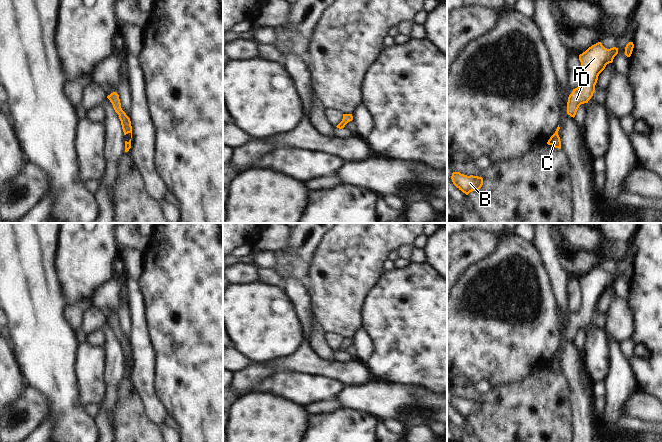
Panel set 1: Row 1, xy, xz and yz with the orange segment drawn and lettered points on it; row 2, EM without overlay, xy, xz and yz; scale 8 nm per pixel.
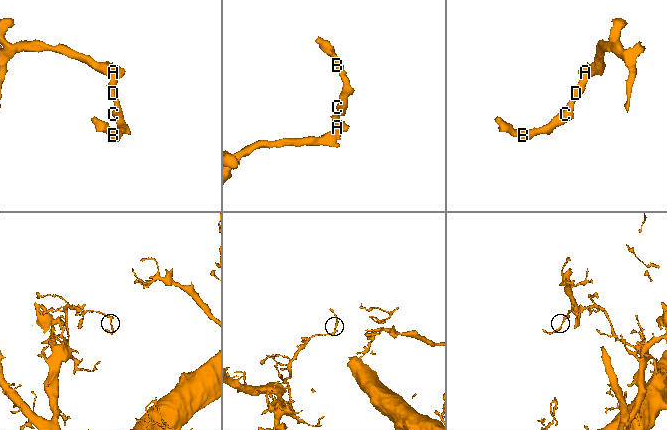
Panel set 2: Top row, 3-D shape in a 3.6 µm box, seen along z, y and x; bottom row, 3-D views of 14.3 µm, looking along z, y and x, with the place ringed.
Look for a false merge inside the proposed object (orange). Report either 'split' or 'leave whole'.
leave whole

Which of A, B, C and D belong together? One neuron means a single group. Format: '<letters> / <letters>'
A B C D

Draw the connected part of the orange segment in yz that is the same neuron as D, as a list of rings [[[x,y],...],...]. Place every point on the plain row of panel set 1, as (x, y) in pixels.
[[[601,266],[589,271],[579,279],[582,292],[582,304],[580,309],[573,313],[568,321],[567,338],[575,341],[581,328],[588,327],[595,316],[595,309],[599,298],[605,293],[606,289],[613,286],[618,278],[618,272],[605,272]]]

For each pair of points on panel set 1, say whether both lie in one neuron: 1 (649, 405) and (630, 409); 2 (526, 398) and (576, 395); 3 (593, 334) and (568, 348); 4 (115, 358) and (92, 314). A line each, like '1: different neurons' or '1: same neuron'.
1: same neuron
2: different neurons
3: different neurons
4: different neurons

